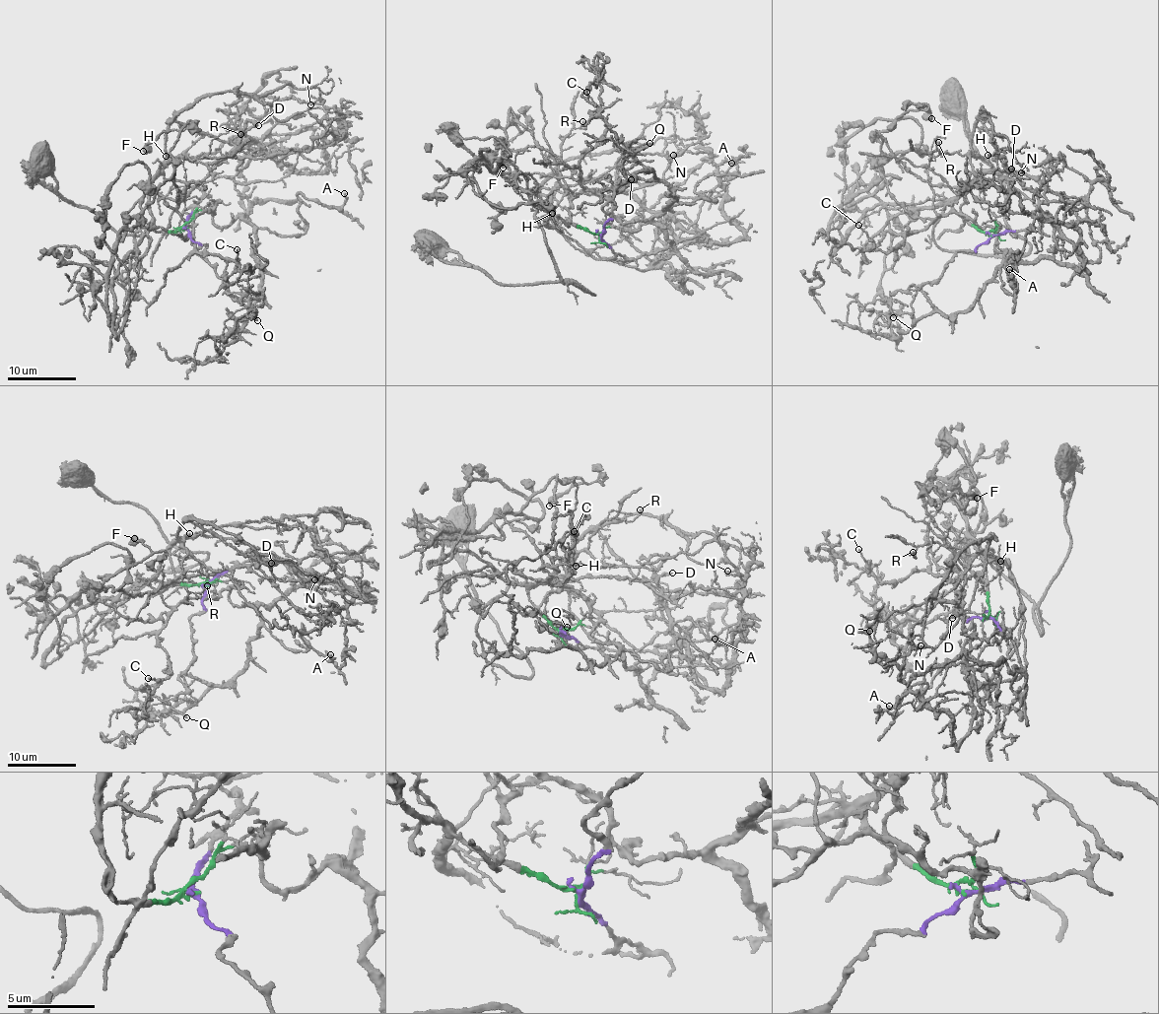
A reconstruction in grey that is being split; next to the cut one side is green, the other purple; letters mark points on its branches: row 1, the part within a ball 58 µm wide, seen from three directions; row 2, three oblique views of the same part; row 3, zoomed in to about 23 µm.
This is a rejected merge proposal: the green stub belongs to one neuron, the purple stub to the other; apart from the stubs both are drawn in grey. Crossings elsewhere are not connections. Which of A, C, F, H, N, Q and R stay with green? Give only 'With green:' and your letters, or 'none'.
With green: F, H, N, R

